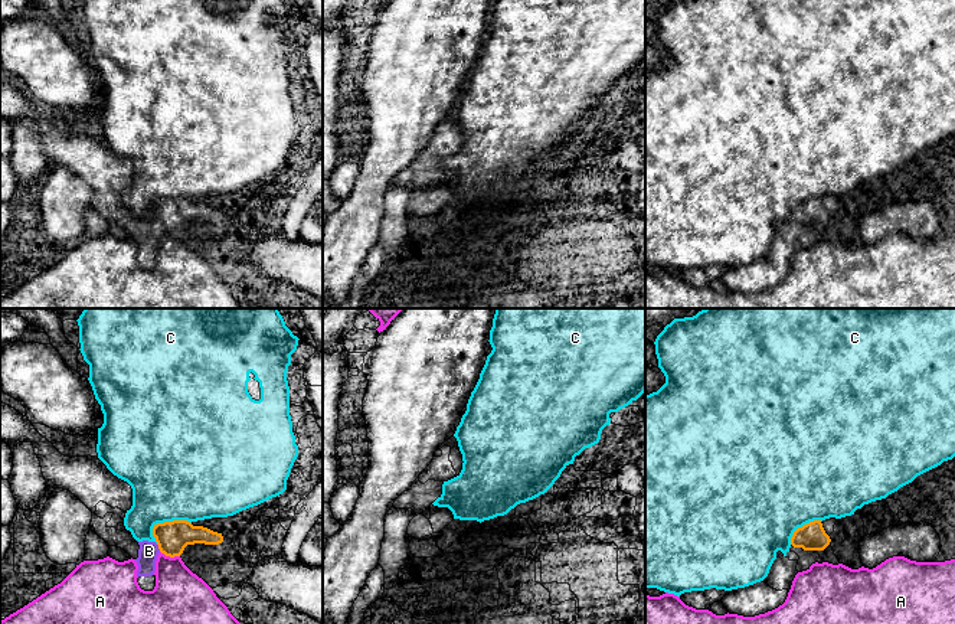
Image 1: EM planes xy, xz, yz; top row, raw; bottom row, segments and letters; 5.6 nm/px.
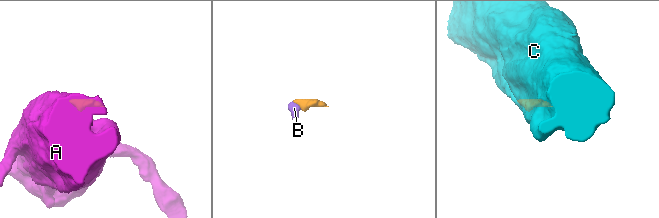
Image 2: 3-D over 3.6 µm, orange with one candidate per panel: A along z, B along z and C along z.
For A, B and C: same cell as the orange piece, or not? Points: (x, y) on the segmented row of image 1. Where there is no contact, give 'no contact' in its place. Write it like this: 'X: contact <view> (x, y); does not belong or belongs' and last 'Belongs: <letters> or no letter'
A: contact xy (170, 556); does not belong
B: contact xy (159, 548); belongs
C: contact xy (167, 522); does not belong
Belongs: B

